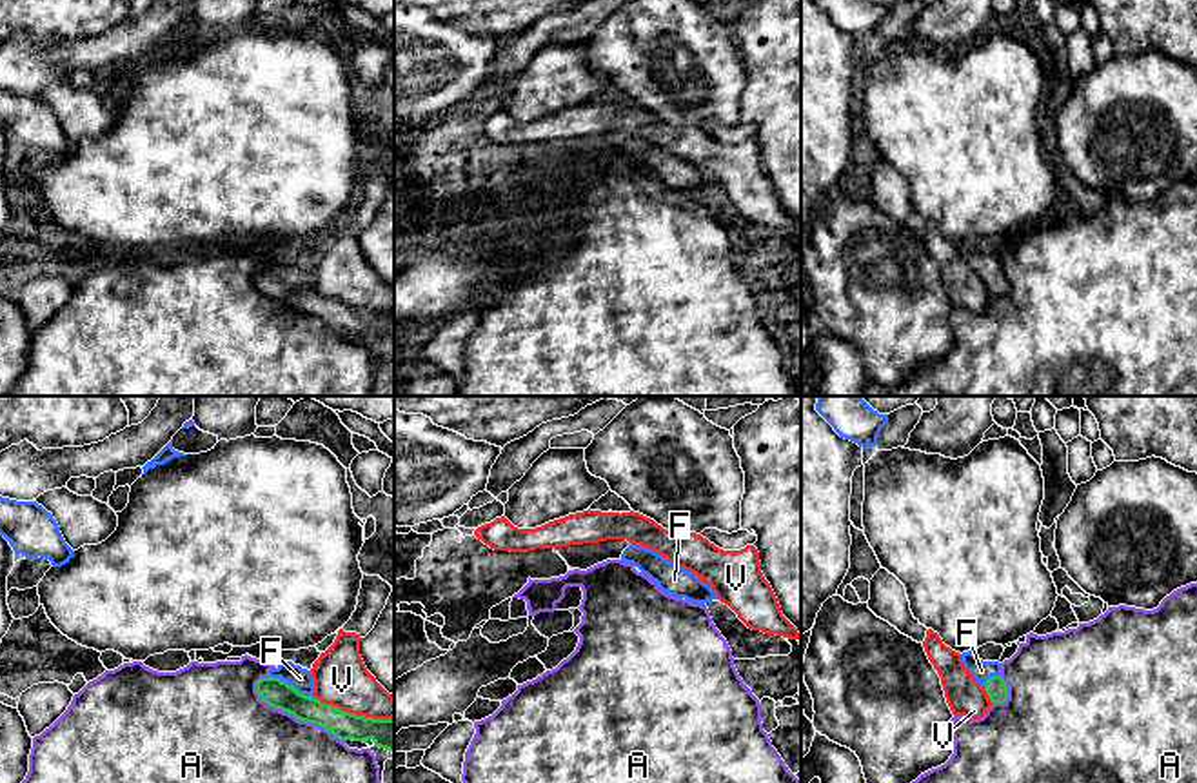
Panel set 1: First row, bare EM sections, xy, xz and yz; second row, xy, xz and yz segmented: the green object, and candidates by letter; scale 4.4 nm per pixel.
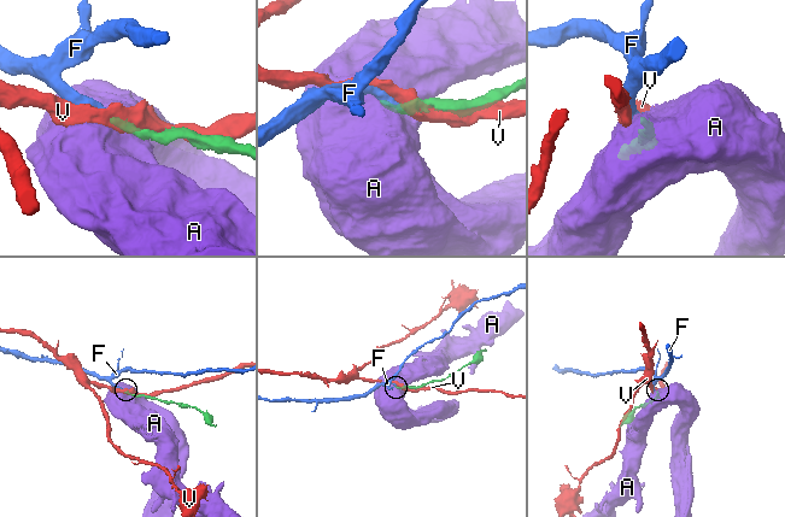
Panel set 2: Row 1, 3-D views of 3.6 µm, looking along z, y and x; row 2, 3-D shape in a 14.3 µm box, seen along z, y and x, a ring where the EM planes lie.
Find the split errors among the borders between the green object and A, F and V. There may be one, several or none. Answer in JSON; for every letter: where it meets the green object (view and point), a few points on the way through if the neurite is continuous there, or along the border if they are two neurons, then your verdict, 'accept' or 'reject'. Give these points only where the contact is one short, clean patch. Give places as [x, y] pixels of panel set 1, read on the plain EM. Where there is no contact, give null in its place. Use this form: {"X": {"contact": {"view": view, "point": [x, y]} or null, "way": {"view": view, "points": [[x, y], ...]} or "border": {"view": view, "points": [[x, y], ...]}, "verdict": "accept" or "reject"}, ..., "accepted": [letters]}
{"A": {"contact": {"view": "xy", "point": [295, 309]}, "verdict": "reject"}, "F": {"contact": {"view": "xy", "point": [291, 278]}, "way": {"view": "xy", "points": [[273, 284], [291, 278], [300, 271]]}, "verdict": "accept"}, "V": {"contact": {"view": "xy", "point": [349, 306]}, "verdict": "reject"}, "accepted": ["F"]}

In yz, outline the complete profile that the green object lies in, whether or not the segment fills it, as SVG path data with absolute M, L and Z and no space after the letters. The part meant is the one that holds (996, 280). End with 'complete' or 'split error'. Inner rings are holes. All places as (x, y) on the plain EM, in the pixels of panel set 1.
M972 243L961 247L965 262L986 283L992 296L1004 296L1008 292L1008 280L1001 271L999 254L983 254Z; split error

